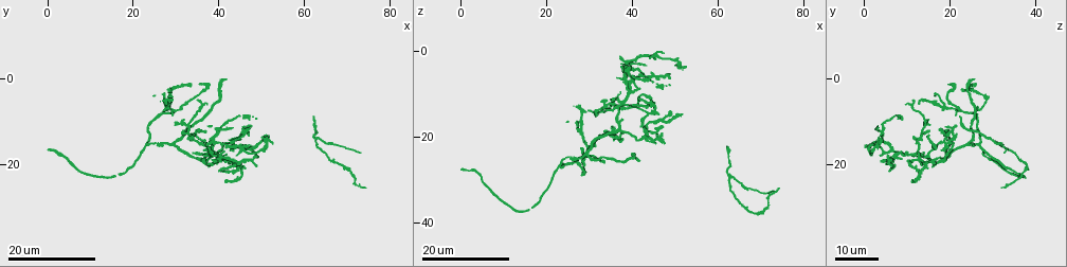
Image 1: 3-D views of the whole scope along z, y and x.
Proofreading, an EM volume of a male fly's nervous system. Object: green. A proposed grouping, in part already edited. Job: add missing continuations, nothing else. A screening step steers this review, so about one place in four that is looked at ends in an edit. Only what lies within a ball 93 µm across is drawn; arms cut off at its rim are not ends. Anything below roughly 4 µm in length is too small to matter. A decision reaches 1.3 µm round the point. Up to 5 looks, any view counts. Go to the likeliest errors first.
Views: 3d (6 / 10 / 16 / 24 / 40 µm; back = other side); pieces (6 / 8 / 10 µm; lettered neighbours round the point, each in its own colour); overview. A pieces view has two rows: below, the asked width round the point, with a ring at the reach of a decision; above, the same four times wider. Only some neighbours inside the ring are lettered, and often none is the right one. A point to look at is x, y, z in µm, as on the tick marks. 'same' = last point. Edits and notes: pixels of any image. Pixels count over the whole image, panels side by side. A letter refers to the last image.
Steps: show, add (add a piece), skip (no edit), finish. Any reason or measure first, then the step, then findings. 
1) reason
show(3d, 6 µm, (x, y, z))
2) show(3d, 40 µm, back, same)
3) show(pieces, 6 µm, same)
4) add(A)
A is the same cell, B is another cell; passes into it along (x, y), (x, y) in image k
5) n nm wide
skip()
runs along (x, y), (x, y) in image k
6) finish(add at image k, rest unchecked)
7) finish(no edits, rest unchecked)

branch stops here
show(3d, 24 µm, (30.0, 10.5, 13.5))

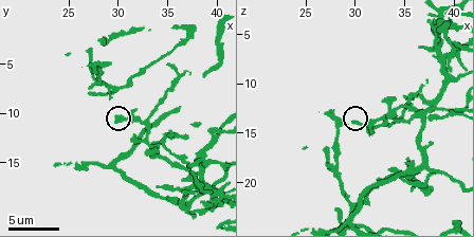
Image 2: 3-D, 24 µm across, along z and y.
show(pieces, 6 µm, (29.6, 10.8, 13.6))

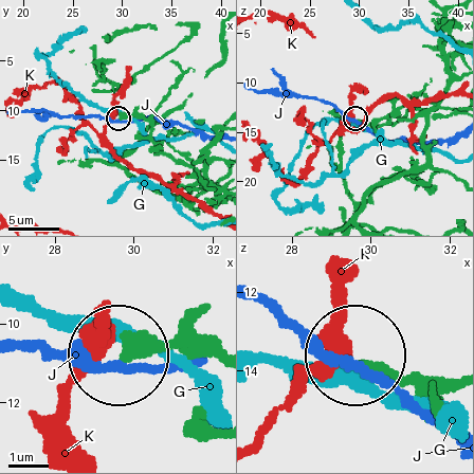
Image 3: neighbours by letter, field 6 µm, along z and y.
skip()
G, J and K are other cells; runs along (455, 384), (357, 367) in image 3; none of them fits

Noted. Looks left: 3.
branch stops here
show(3d, 24 µm, (47.0, 11.0, 22.0))

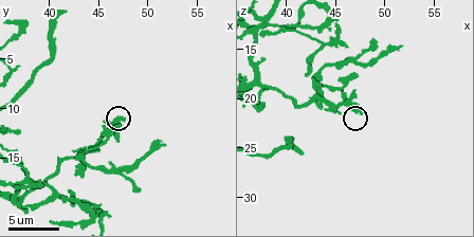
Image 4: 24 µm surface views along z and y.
what lies round it
show(pieces, 6 µm, (47.6, 11.0, 21.4))

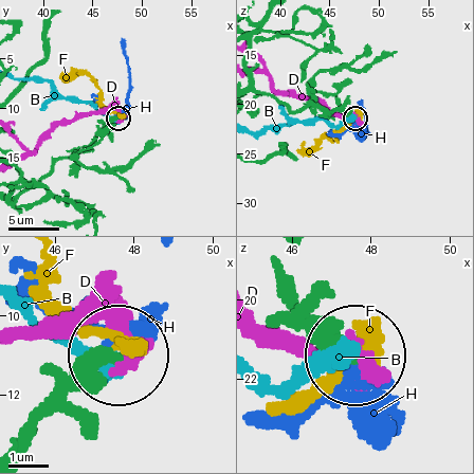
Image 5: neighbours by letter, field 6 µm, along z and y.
320 nm wide
add(H)
H is the same cell, B, D and F are other cells; passes into it along (19, 447), (64, 385), (147, 305) in image 5; it goes on there

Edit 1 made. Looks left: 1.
finish(add at image 5, rest unchecked)

